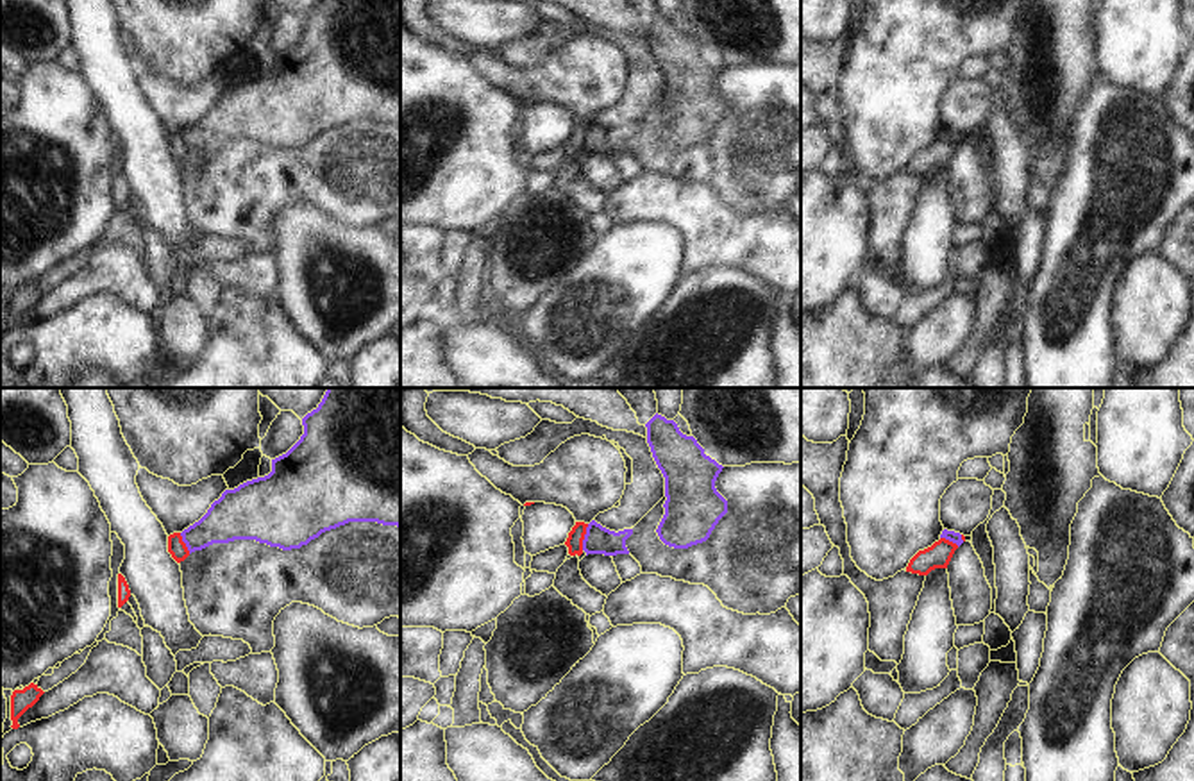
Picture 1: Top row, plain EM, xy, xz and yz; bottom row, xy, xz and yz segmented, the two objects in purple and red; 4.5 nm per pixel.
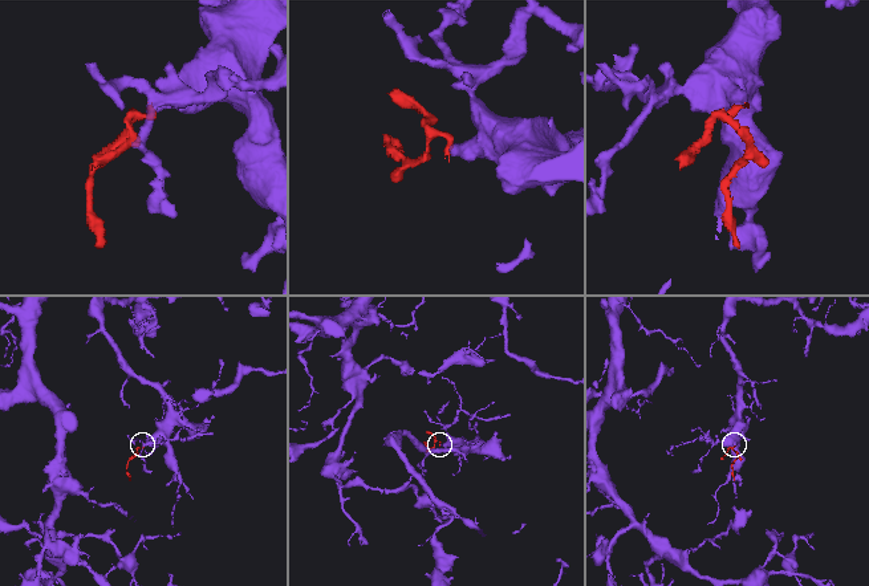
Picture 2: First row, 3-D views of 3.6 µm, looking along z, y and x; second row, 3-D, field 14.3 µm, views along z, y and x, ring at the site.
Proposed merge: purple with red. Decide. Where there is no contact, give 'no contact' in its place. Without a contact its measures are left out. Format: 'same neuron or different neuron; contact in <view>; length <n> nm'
different neuron; contact in xz; length 120 nm

